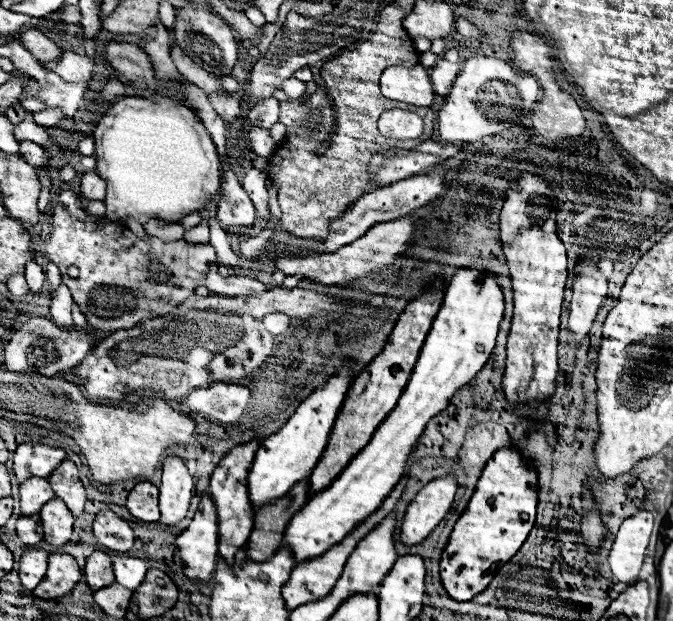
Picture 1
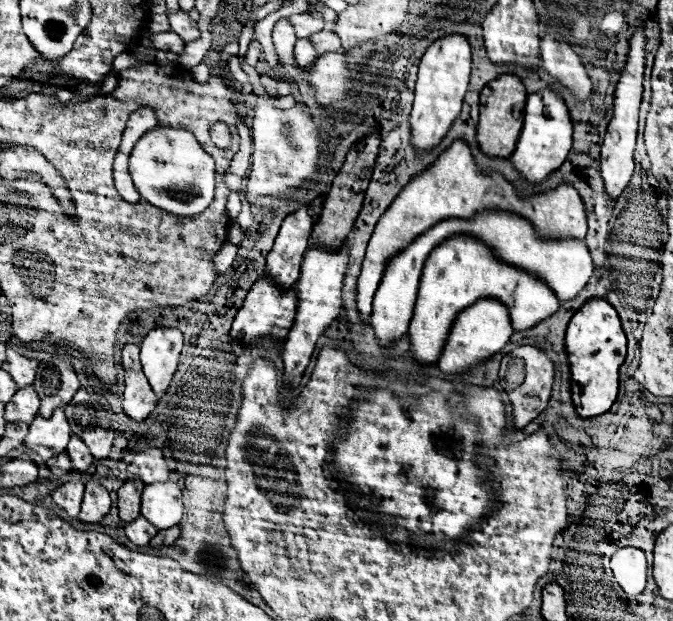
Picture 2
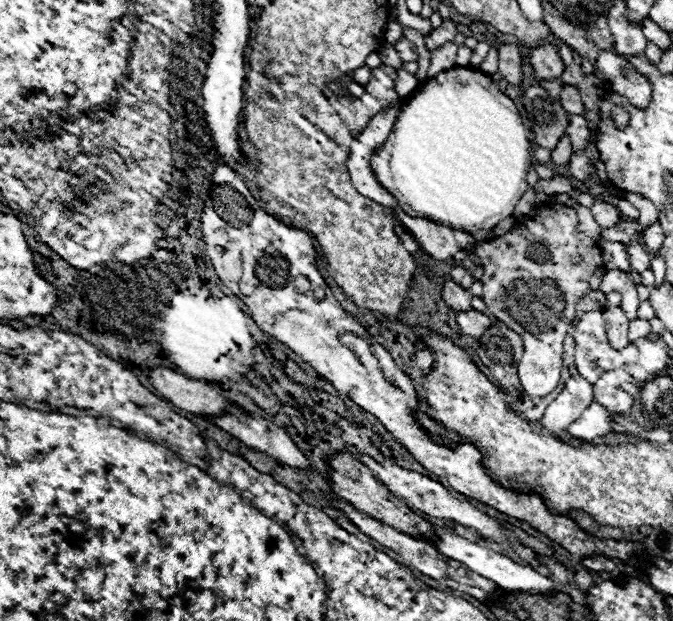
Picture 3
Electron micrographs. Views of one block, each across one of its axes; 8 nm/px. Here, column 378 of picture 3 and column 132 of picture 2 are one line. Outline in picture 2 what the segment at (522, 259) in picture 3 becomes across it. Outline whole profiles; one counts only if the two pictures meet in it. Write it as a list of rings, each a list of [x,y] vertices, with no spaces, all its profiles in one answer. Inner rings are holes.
[[[118,148],[116,160],[114,160],[114,184],[116,184],[118,194],[120,194],[126,202],[136,204],[136,202],[140,202],[140,194],[138,194],[138,190],[134,188],[132,178],[130,178],[130,174],[128,174],[128,156],[130,156],[130,154],[122,154],[120,148]]]

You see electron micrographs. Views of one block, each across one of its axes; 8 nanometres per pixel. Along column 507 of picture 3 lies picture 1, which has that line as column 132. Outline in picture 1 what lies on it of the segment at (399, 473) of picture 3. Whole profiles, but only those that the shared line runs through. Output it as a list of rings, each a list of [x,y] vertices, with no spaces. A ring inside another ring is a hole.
[[[102,510],[96,514],[92,530],[98,538],[98,544],[104,544],[110,550],[128,552],[134,544],[134,532],[132,532],[130,524],[122,518],[118,518],[110,510]]]

